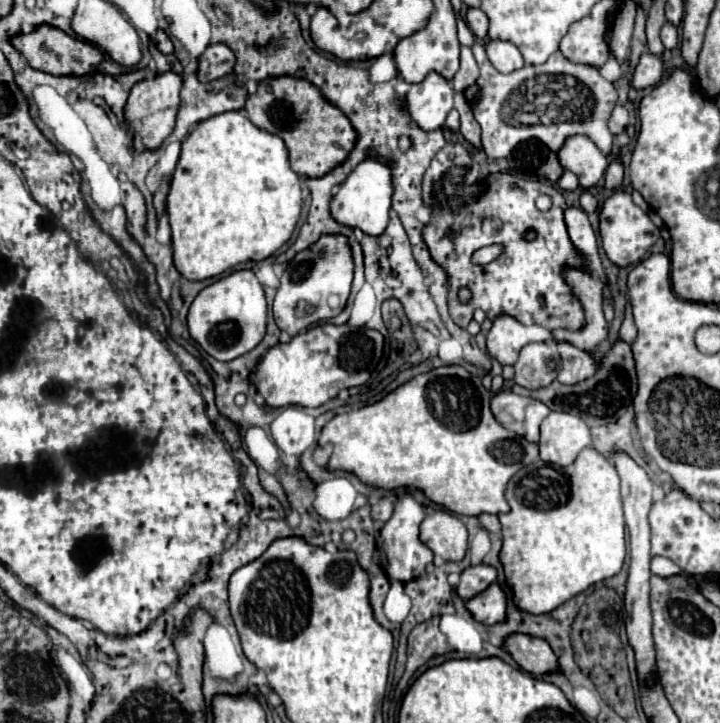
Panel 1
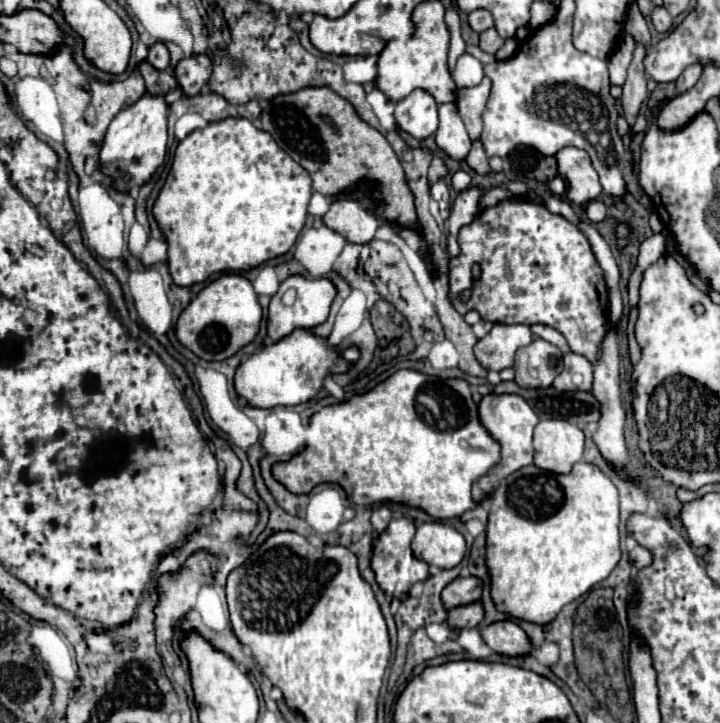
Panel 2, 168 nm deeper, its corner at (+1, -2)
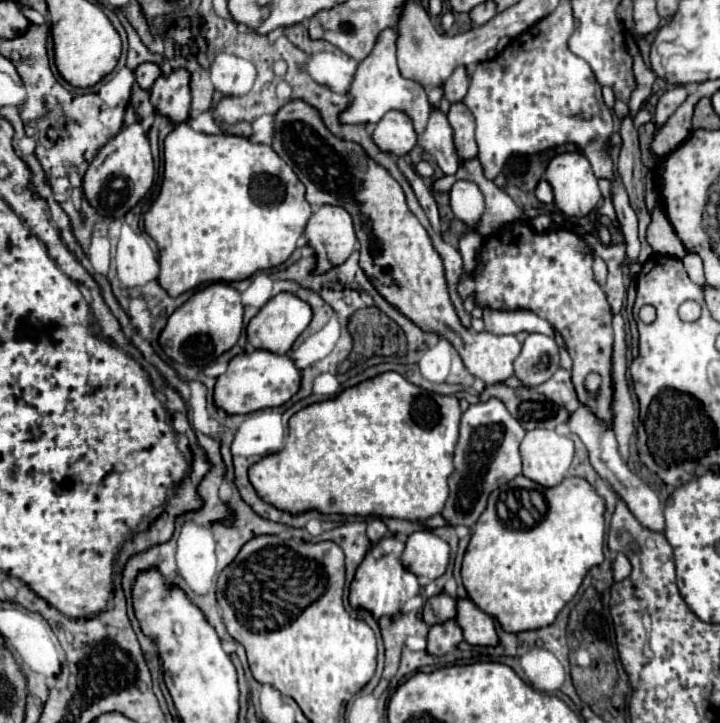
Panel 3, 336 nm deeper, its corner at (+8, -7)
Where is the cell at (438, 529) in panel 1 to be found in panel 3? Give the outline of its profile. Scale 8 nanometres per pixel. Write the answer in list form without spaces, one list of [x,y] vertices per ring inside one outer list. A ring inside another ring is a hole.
[[[418,530],[408,536],[402,554],[402,564],[408,572],[434,580],[446,572],[448,560],[448,544],[430,530]]]

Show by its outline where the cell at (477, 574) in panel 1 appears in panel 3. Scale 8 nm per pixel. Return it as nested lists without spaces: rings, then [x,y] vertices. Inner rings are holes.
[[[444,592],[434,596],[434,598],[428,598],[426,604],[424,604],[422,616],[424,616],[424,622],[428,626],[448,622],[456,616],[456,600],[448,594],[444,594]]]

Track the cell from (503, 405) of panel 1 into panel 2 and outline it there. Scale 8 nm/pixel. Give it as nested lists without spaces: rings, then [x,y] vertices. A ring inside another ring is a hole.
[[[489,393],[479,403],[479,419],[481,419],[483,427],[487,427],[487,431],[491,431],[491,435],[503,447],[503,463],[499,463],[499,467],[495,467],[495,471],[491,471],[491,475],[487,475],[487,479],[479,479],[479,483],[475,483],[475,499],[481,501],[497,487],[499,479],[507,477],[509,473],[517,471],[519,467],[533,463],[533,429],[539,423],[539,415],[529,407],[529,403],[521,395]]]

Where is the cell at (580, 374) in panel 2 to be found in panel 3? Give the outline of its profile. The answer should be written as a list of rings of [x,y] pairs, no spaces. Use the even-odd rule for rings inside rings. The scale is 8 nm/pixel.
[[[560,368],[550,380],[546,380],[546,382],[540,384],[540,386],[536,386],[536,390],[538,390],[540,394],[544,394],[550,402],[554,402],[554,404],[558,404],[558,406],[564,406],[568,412],[574,412],[574,410],[580,406],[568,370],[562,370],[562,368]]]

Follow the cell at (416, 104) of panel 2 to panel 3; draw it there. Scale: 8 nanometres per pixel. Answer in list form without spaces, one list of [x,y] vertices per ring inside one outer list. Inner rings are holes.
[[[388,112],[382,116],[382,120],[376,124],[372,132],[374,144],[388,154],[404,156],[408,154],[416,144],[416,132],[412,128],[412,120],[404,112]]]

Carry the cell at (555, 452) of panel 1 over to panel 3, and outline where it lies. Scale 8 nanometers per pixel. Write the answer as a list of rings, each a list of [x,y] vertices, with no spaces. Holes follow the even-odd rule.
[[[534,428],[524,436],[520,444],[520,456],[522,474],[526,478],[544,488],[554,488],[568,474],[574,456],[574,444],[554,430]]]

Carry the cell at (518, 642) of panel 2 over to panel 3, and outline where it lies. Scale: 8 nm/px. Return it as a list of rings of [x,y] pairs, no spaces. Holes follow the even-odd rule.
[[[456,598],[456,624],[462,628],[464,640],[476,646],[494,646],[498,644],[494,618],[482,612],[470,598]]]

